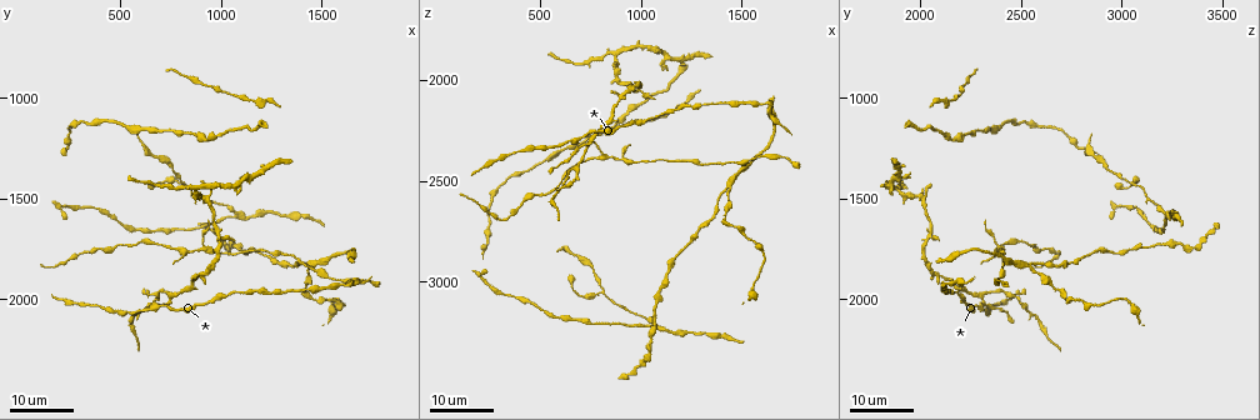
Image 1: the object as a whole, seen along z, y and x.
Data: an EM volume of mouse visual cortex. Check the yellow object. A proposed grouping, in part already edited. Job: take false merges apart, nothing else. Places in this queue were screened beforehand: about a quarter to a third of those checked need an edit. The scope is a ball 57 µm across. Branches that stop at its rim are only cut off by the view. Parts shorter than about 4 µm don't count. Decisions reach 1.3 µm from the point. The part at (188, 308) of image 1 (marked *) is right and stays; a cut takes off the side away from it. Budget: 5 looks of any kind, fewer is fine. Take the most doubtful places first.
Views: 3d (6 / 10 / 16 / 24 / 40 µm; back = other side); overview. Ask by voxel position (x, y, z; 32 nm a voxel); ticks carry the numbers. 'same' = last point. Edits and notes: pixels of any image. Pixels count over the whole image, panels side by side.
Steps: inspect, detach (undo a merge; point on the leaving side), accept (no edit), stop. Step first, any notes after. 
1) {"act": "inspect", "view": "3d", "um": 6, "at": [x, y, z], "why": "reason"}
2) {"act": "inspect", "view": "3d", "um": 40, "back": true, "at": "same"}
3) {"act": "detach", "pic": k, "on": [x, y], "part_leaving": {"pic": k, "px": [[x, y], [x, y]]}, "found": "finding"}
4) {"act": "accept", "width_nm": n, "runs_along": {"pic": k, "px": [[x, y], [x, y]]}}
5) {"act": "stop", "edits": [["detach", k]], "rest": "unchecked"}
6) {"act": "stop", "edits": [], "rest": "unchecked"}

{"act": "inspect", "view": "3d", "um": 24, "at": [1080, 1560, 3210]}

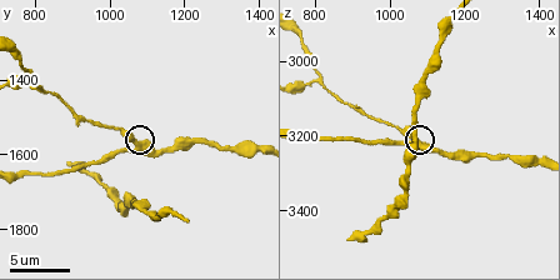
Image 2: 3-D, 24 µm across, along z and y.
{"act": "inspect", "view": "3d", "um": 6, "at": "same"}

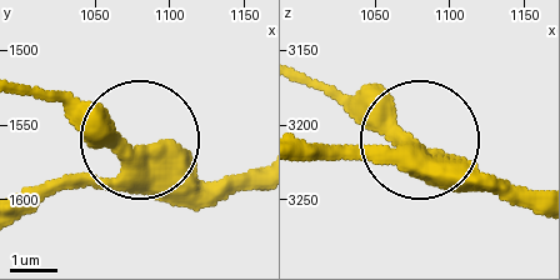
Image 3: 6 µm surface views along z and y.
{"act": "accept", "width_nm": 470, "found": "continuous, no second neuron"}

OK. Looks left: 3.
{"act": "inspect", "view": "3d", "um": 16, "at": [800, 1410, 3040], "why": "branch point"}

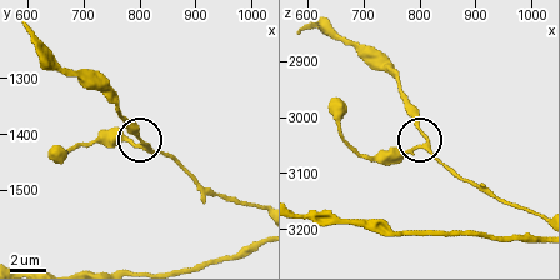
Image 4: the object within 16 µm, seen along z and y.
{"act": "inspect", "view": "3d", "um": 6, "at": "same"}

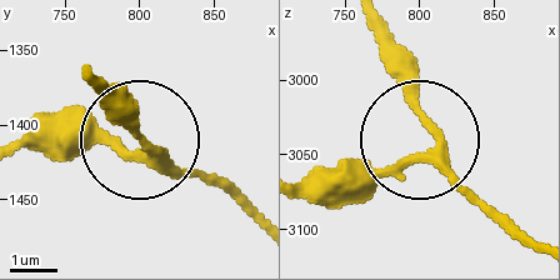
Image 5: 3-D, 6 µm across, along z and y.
{"act": "inspect", "view": "3d", "um": 6, "back": true, "at": "same"}

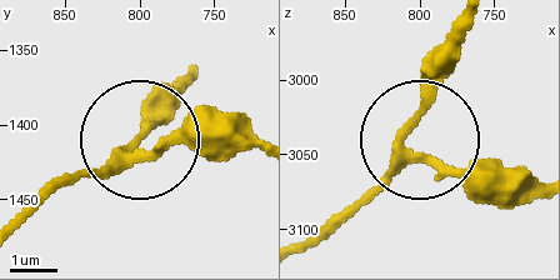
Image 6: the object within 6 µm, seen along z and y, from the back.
{"act": "accept", "arms": 3, "found": "one neuron here"}

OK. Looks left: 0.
{"act": "stop", "edits": [], "rest": "unchecked"}

